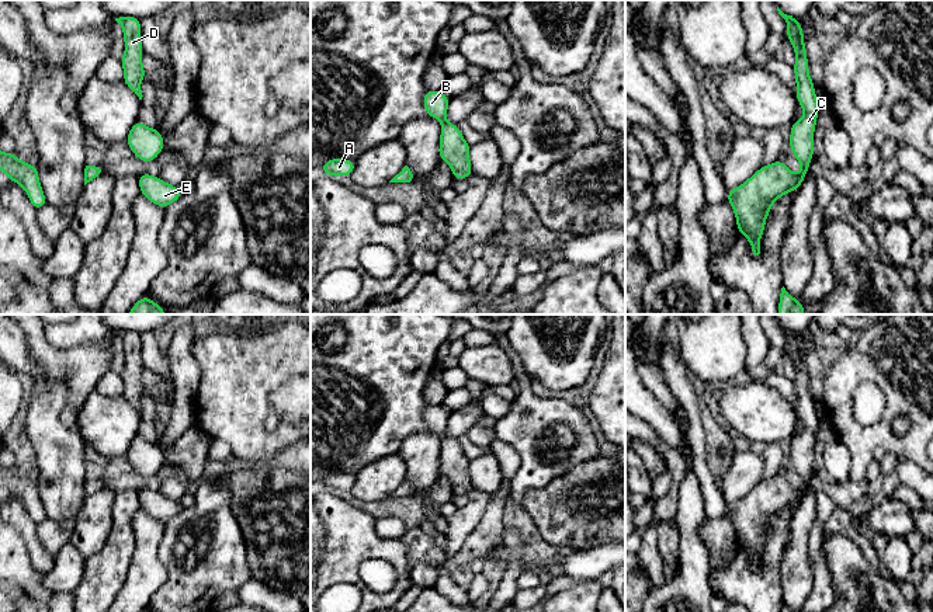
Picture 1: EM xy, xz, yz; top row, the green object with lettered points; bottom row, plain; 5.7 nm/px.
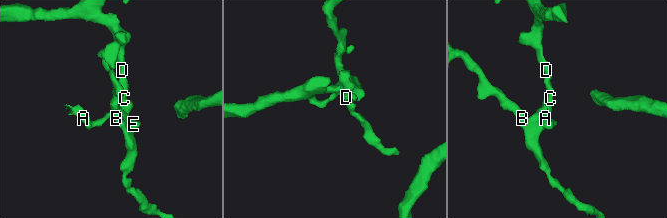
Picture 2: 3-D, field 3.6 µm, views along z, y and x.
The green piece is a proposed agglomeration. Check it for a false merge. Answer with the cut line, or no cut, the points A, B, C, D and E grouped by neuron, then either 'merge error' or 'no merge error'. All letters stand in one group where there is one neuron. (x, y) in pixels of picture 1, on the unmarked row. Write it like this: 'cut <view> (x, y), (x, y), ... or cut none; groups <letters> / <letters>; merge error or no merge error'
cut none; groups A B C D E; no merge error

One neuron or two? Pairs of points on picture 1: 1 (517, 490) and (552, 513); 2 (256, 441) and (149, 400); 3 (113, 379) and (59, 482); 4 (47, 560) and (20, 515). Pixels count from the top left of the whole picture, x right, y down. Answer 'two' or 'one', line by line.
1: two
2: two
3: two
4: one

